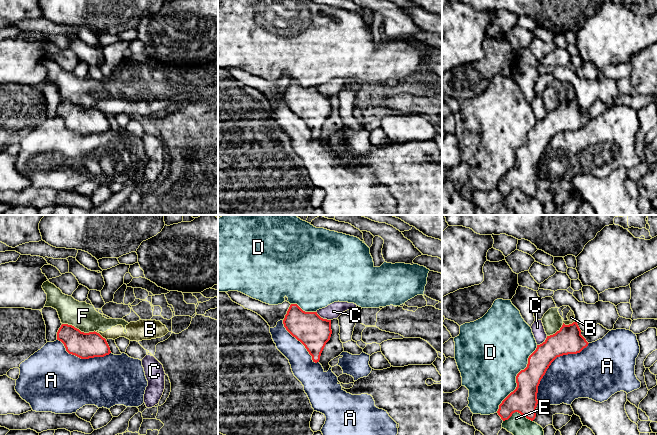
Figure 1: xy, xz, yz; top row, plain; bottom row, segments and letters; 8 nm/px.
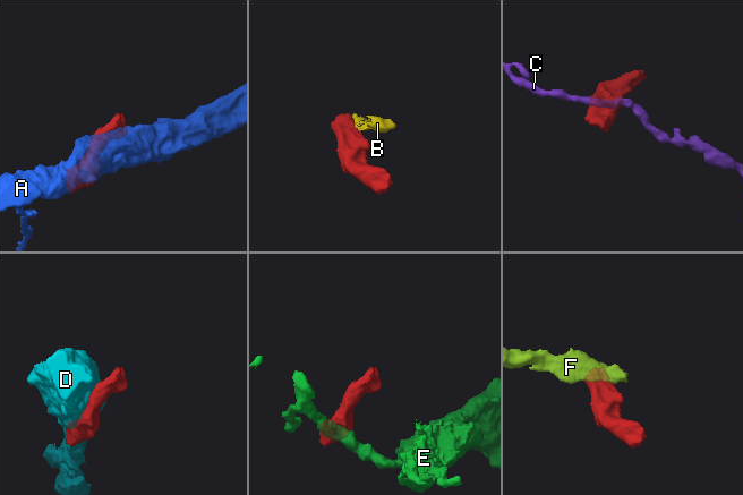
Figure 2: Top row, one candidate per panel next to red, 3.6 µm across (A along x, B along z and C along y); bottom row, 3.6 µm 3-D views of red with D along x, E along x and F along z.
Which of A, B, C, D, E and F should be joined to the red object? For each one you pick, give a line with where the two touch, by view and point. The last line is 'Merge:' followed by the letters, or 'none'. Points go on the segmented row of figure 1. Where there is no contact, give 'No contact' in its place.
Merge: none

